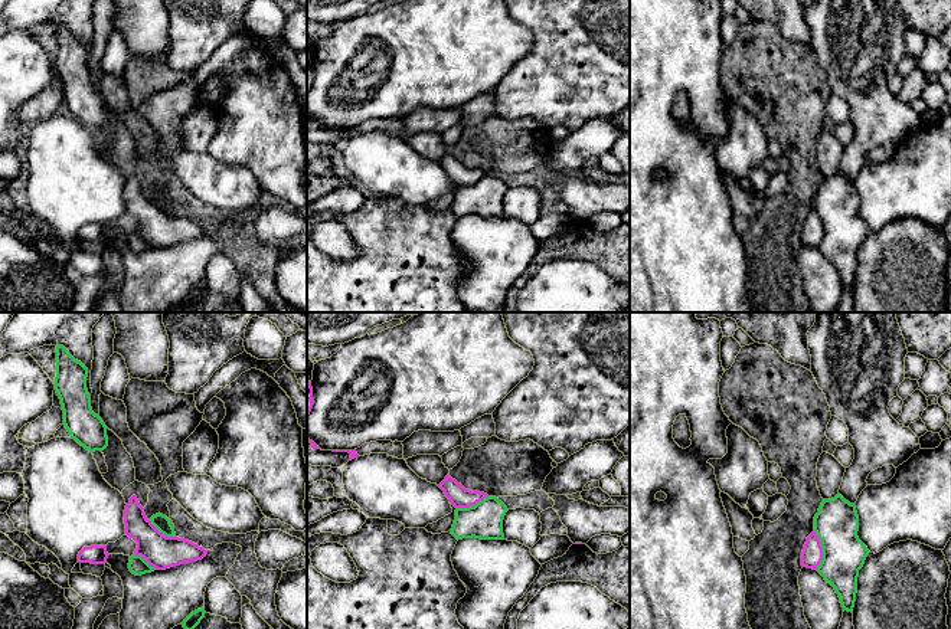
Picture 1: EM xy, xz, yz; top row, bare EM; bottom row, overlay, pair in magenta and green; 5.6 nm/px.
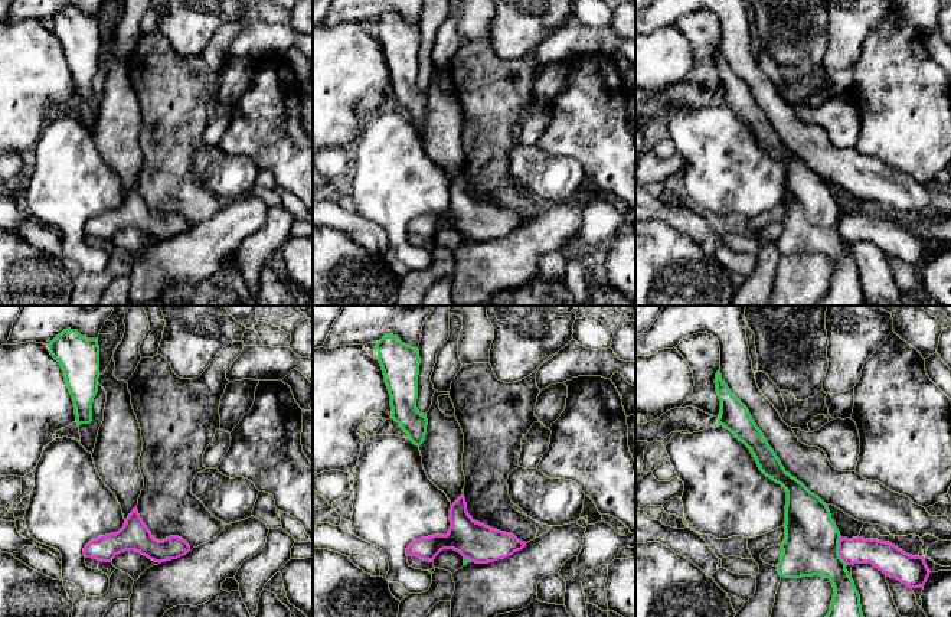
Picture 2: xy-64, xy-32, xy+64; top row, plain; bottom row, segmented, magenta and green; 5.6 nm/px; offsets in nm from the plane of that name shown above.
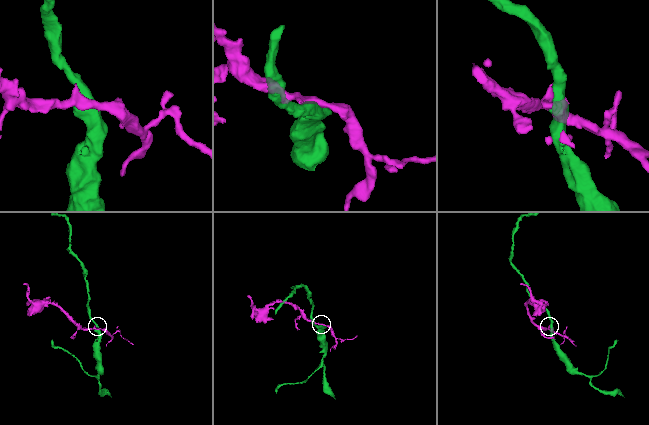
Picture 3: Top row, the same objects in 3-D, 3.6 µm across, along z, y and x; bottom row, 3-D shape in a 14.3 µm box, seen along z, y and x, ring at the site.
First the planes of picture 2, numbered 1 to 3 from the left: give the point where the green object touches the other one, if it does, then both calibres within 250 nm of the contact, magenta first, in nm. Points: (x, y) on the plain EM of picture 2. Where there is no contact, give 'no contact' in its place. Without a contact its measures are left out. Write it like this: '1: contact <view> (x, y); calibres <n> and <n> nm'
1: no contact
2: contact xy-32 (469, 235); calibres 220 and 30 nm
3: contact xy+64 (839, 228); calibres 160 and 300 nm

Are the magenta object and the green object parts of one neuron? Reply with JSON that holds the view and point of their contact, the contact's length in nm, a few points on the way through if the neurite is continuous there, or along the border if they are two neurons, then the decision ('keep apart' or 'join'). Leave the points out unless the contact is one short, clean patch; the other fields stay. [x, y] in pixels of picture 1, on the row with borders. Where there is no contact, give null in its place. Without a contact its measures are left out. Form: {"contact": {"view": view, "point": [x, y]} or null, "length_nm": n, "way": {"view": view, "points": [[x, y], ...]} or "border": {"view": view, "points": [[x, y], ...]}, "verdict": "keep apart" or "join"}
{"contact": {"view": "yz", "point": [822, 550]}, "length_nm": 220, "verdict": "keep apart"}

